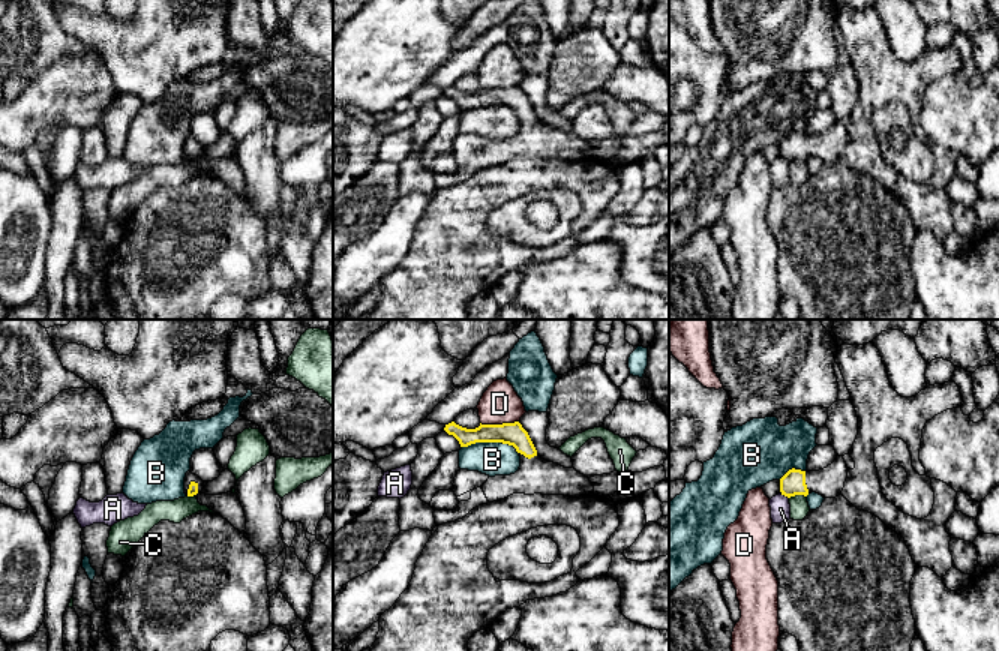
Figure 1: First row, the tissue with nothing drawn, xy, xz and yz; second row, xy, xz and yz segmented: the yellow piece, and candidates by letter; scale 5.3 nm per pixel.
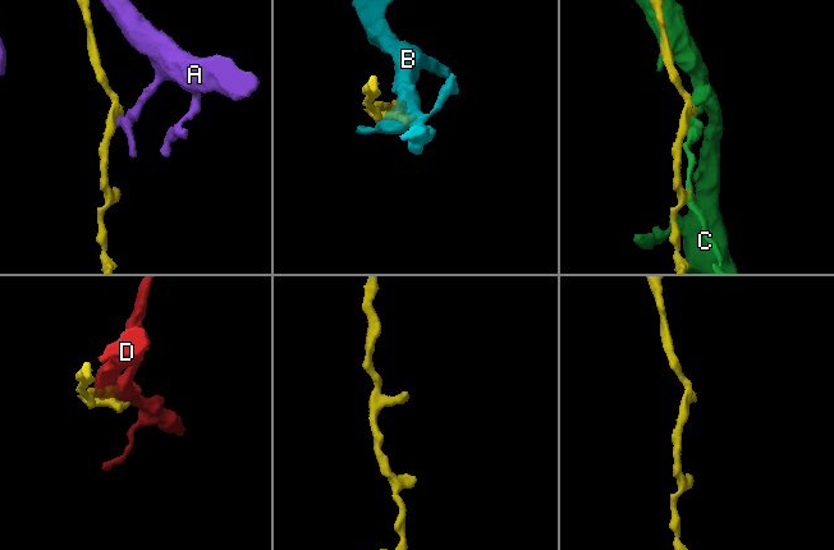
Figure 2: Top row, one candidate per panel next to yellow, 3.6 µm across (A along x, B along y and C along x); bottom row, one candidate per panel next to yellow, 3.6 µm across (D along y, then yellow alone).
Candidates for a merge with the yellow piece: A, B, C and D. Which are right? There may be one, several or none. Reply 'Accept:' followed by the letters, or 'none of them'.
Accept: none of them

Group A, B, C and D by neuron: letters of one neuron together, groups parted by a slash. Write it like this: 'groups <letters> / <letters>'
groups A / B / C / D

